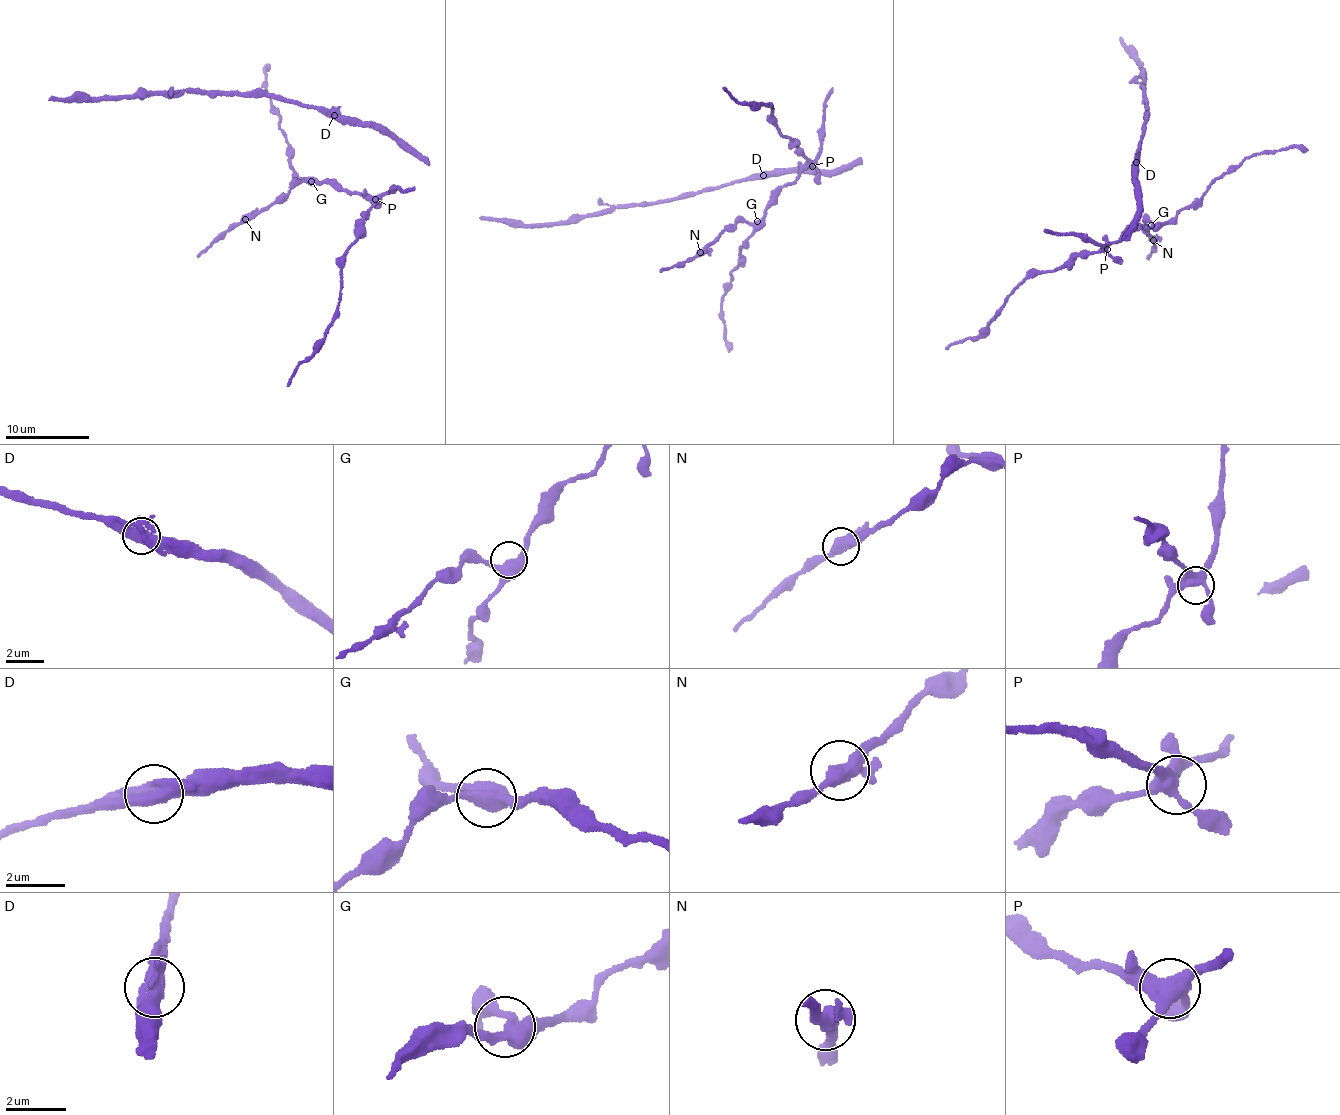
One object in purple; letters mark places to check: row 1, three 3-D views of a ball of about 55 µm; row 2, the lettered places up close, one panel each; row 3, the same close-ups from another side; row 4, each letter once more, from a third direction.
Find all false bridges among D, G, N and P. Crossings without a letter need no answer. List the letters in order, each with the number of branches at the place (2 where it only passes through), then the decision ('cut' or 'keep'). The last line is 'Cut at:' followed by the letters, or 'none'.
D: 3 branches meet; keep
G: 3 branches meet; keep
N: 3 branches meet; keep
P: 4 branches meet; keep
Cut at: none

